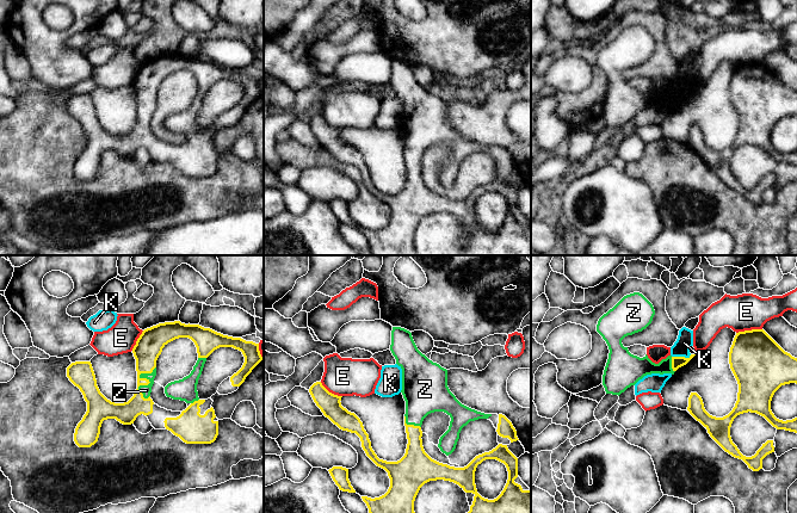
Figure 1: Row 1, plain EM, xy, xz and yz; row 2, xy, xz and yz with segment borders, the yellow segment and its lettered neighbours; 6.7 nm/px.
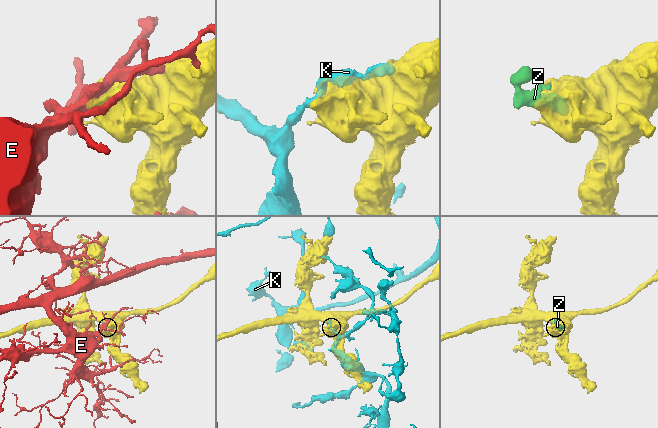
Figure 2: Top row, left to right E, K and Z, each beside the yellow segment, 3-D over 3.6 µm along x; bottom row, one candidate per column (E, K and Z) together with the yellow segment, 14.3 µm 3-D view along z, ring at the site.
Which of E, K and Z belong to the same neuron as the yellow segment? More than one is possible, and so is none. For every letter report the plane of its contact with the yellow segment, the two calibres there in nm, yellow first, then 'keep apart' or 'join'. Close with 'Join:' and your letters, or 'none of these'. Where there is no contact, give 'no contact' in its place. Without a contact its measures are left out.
E: yz | 380/240 nm | keep apart
K: yz | 80/110 nm | keep apart
Z: xy | 180/70 nm | join
Join: Z

